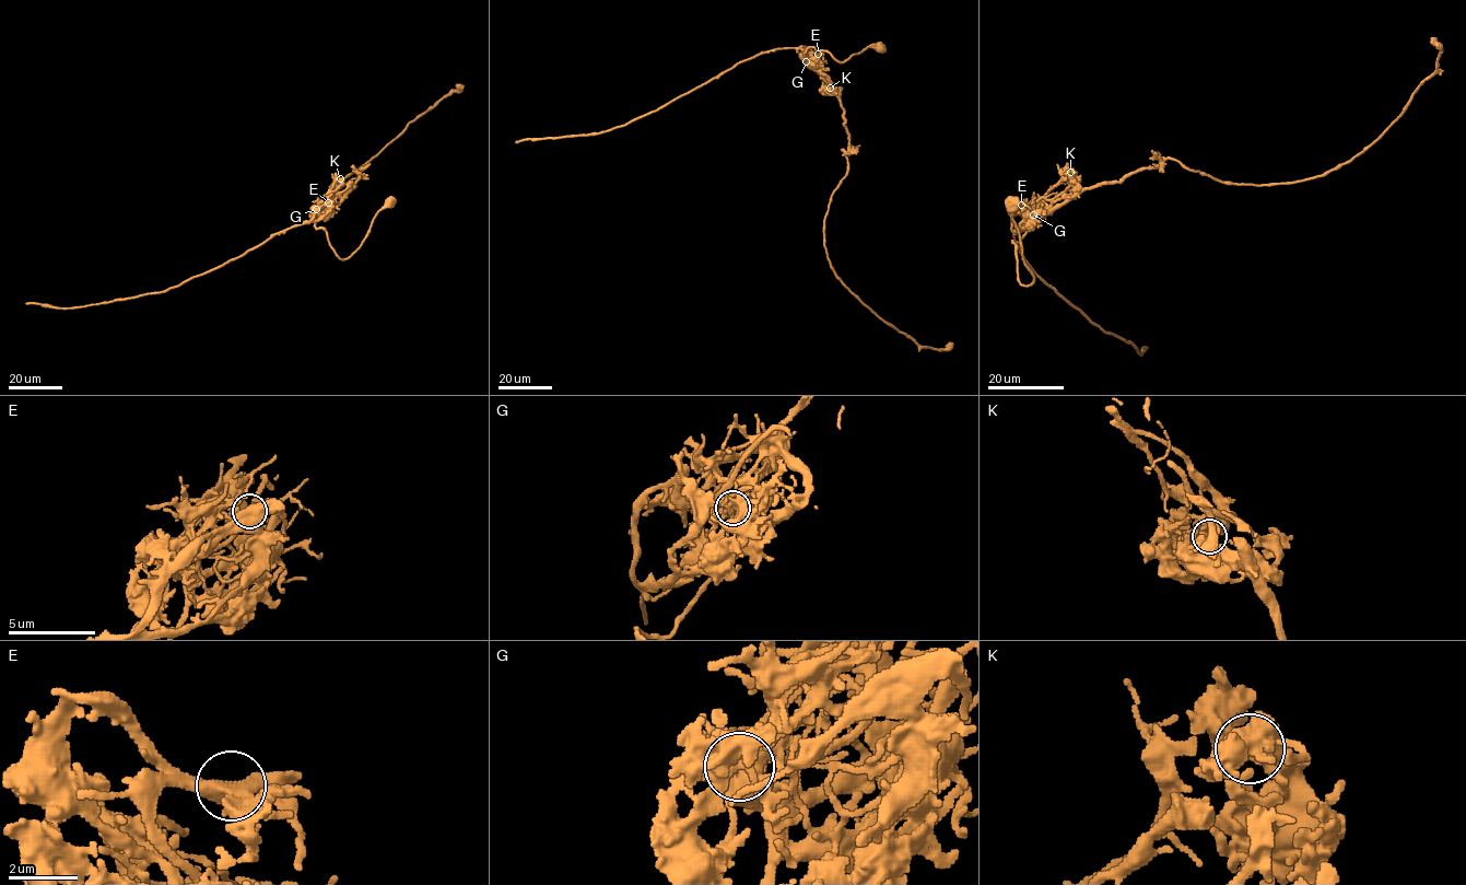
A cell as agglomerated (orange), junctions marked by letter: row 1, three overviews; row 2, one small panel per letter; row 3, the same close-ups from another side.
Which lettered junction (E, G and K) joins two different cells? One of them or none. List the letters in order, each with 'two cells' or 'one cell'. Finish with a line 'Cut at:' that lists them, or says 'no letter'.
E: one cell
G: two cells
K: one cell
Cut at: G

